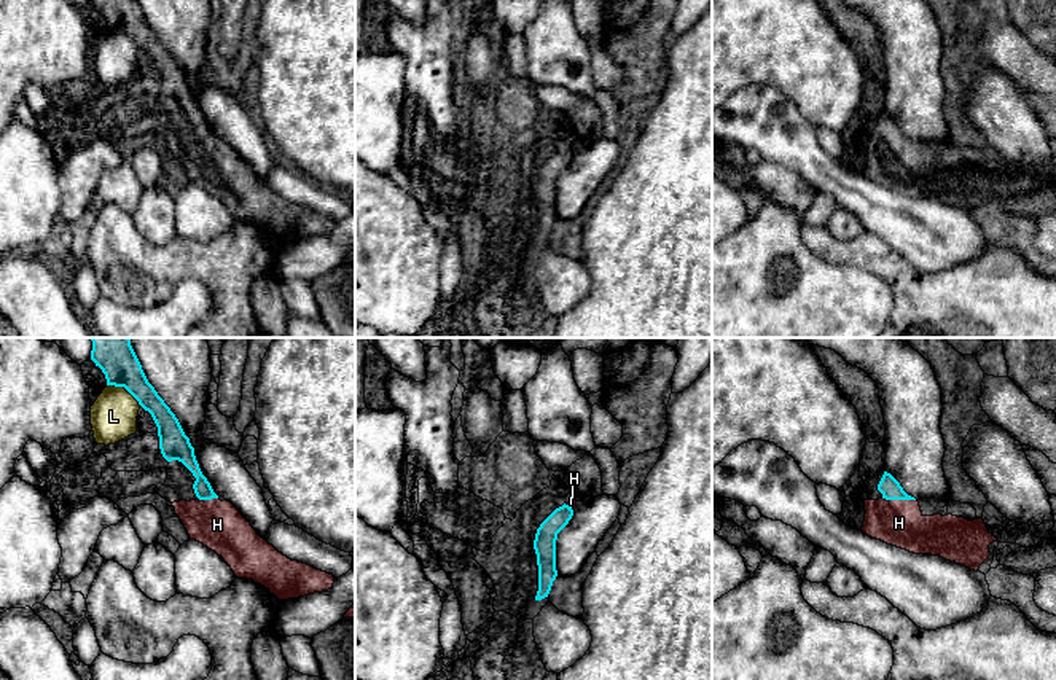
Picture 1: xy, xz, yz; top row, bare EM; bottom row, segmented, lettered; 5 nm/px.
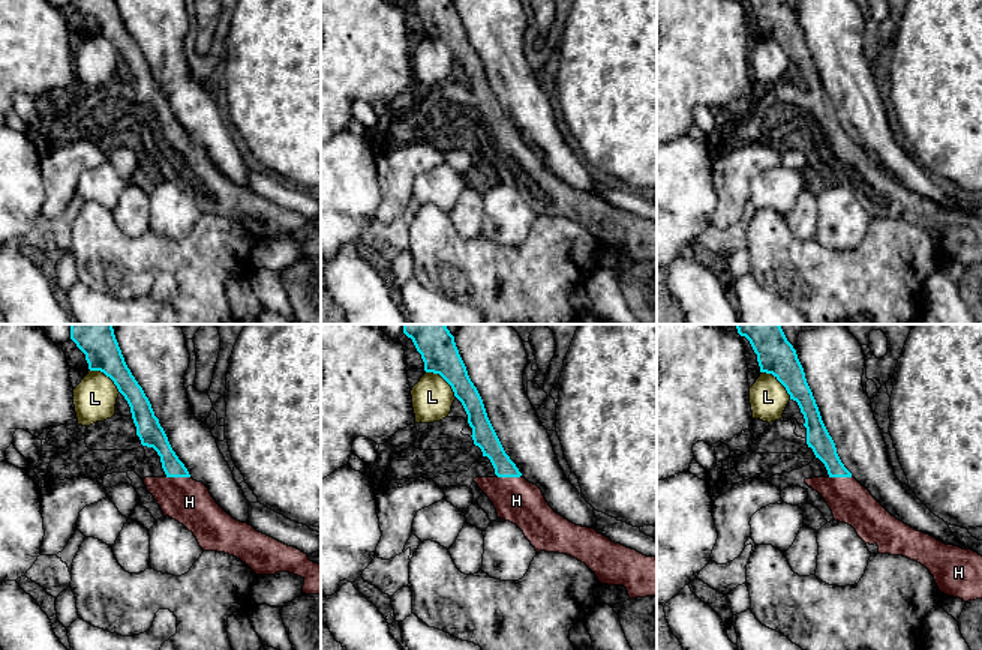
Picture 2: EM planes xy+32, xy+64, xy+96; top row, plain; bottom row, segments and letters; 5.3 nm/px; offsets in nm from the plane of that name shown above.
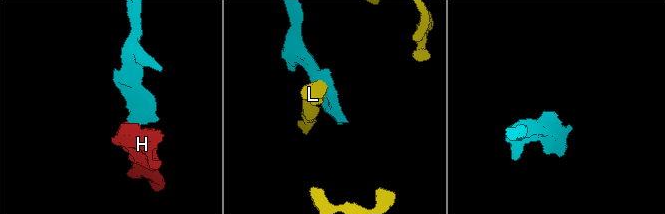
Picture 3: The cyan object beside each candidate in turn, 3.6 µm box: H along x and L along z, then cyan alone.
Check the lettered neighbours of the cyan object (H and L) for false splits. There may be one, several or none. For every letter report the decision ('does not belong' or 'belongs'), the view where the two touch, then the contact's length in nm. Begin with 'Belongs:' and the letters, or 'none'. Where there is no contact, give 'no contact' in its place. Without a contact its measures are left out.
Belongs: H
H: belongs; contact in yz; length 170 nm
L: does not belong; contact in xy; length 200 nm

